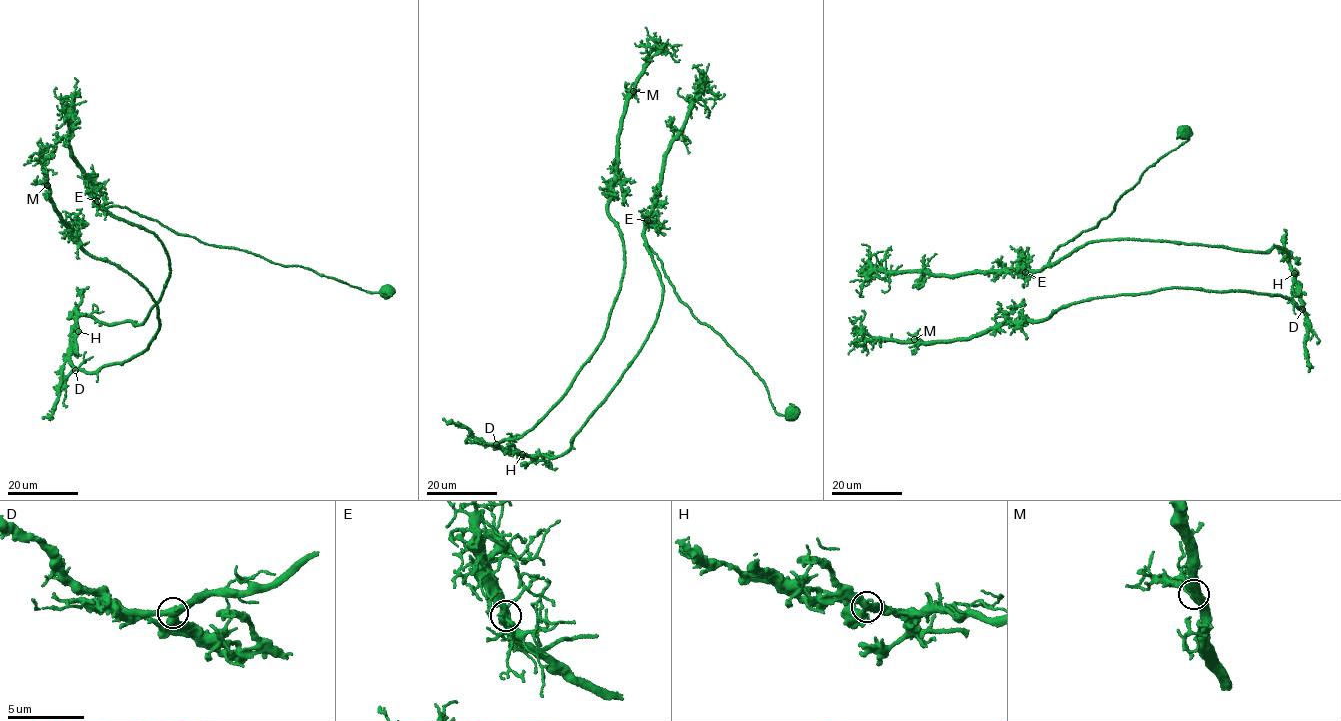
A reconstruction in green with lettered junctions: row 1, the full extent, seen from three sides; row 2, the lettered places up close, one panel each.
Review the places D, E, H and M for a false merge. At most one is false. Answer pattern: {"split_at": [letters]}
{"split_at": ["H"]}

